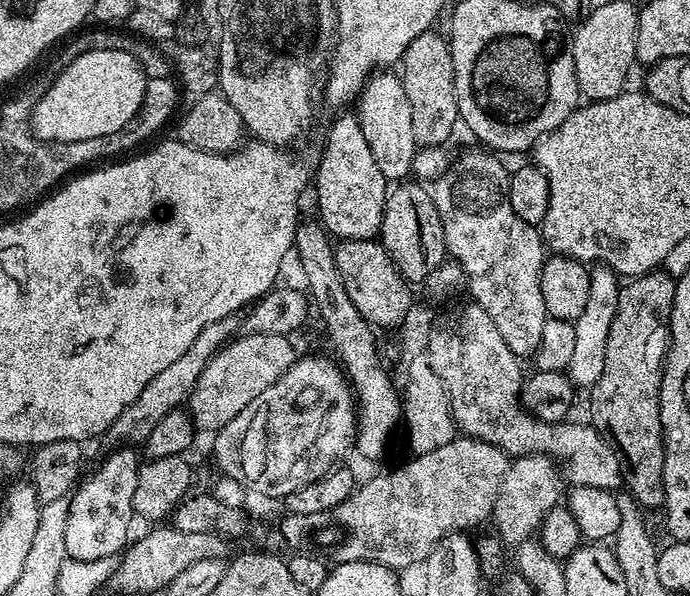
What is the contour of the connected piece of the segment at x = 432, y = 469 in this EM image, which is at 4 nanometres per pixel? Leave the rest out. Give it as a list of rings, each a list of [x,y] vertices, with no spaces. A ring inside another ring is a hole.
[[[466,435],[440,445],[429,453],[413,455],[411,459],[409,464],[404,464],[393,472],[370,477],[334,509],[337,520],[335,523],[342,529],[338,543],[330,552],[336,564],[373,560],[375,564],[393,570],[412,568],[415,564],[423,565],[425,558],[432,553],[442,537],[468,530],[464,528],[472,528],[491,517],[498,490],[502,486],[502,478],[510,463],[508,453],[498,446]]]

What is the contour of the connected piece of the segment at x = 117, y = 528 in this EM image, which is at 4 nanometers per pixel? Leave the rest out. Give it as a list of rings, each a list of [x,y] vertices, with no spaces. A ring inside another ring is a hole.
[[[116,446],[112,449],[113,452],[89,476],[87,473],[77,483],[68,500],[66,554],[69,560],[111,561],[119,557],[129,543],[128,531],[134,521],[132,499],[138,486],[138,470],[142,460],[135,447]]]

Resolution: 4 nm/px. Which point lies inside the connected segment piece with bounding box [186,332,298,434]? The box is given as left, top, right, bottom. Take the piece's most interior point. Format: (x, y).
(250, 363)

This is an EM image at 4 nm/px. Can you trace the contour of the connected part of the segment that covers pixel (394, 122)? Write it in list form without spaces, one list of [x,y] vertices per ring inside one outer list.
[[[380,70],[368,77],[363,92],[358,97],[358,115],[362,132],[366,134],[366,142],[370,145],[370,154],[374,154],[374,162],[378,162],[378,170],[389,182],[400,182],[411,173],[412,163],[418,151],[418,145],[414,138],[414,121],[410,118],[410,98],[406,98],[404,81],[392,70]]]

